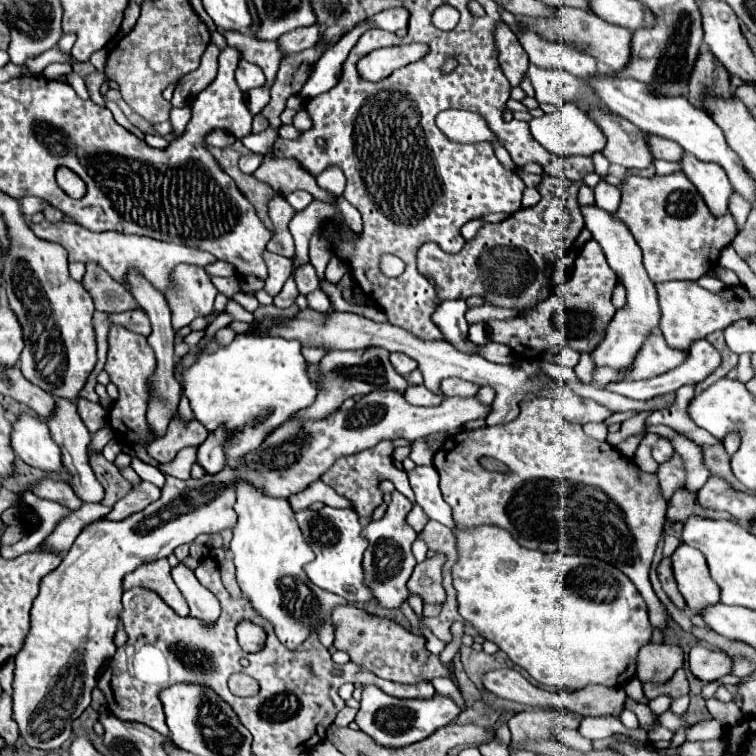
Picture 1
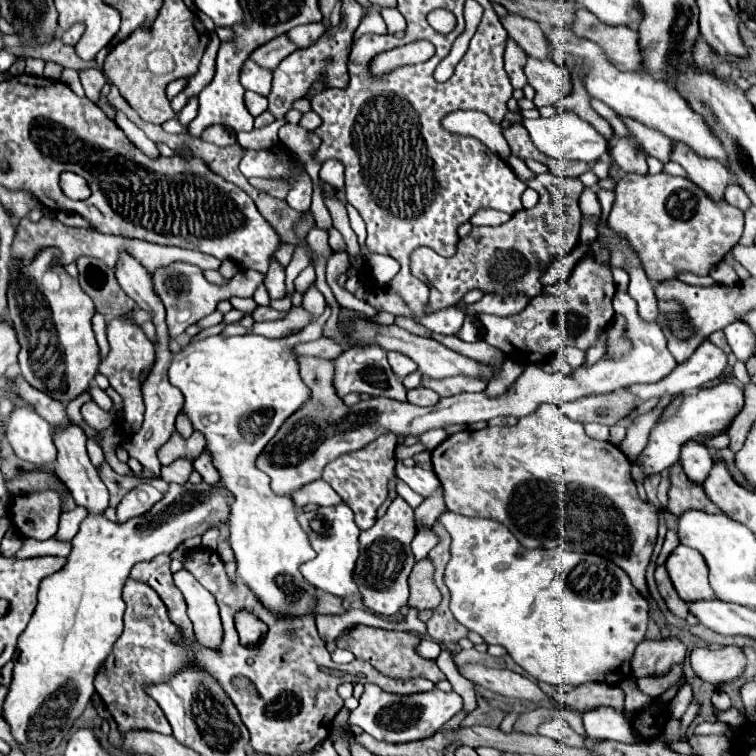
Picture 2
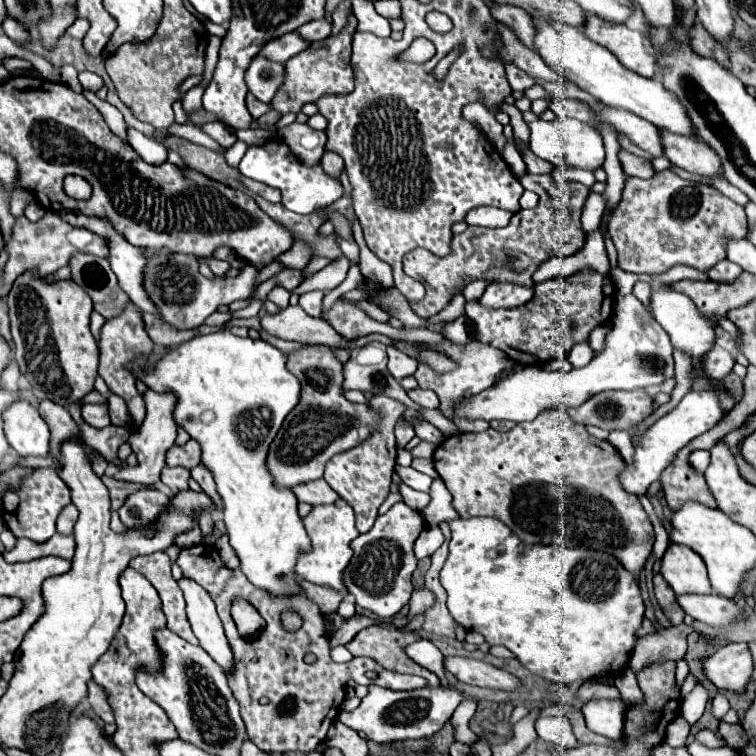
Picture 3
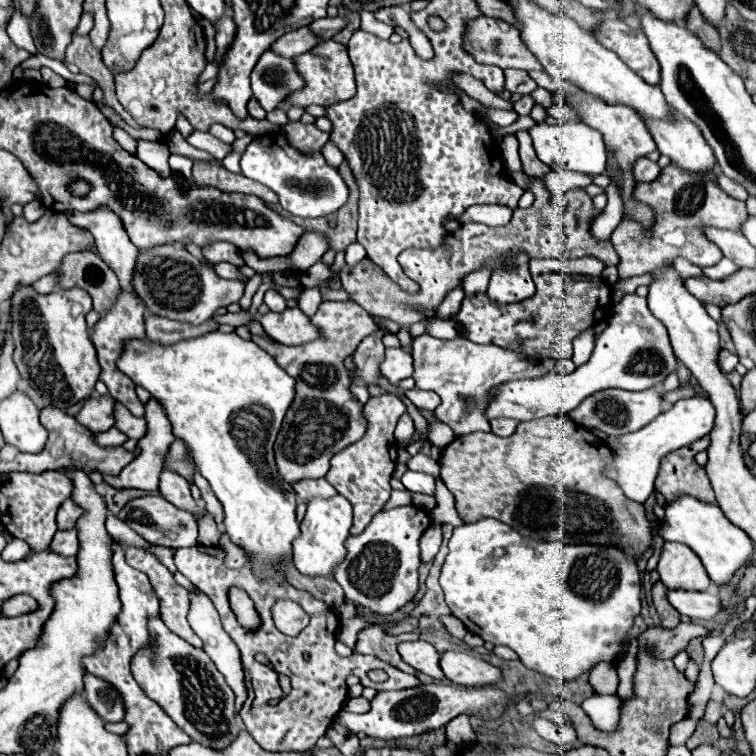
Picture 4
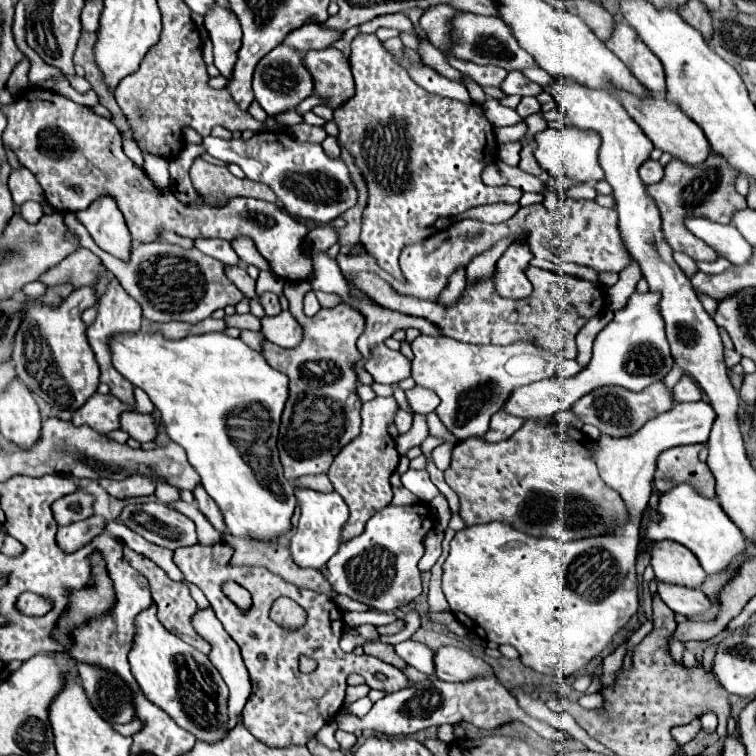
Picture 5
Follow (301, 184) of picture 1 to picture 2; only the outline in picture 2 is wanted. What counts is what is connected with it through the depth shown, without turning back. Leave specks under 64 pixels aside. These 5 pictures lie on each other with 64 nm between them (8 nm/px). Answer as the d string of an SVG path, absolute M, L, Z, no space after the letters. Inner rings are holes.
M250 178L250 184L260 190L260 192L266 192L278 200L284 200L288 190L290 190L290 184L286 184L284 180L264 180L264 178Z

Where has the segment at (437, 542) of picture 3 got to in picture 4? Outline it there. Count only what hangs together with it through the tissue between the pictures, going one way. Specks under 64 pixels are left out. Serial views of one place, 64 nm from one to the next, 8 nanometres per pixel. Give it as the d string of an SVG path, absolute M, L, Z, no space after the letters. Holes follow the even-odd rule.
M431 525L420 538L422 548L422 562L432 562L438 554L443 541L443 533L440 525Z

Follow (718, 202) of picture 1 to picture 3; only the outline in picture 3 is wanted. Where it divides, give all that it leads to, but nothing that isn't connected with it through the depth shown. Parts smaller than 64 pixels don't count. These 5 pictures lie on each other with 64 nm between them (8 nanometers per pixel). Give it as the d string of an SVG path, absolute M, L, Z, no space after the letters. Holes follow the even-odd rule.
M660 130L660 138L662 138L664 156L668 156L672 166L684 168L704 178L722 174L720 158L694 132L682 136L682 134L672 134L668 130Z

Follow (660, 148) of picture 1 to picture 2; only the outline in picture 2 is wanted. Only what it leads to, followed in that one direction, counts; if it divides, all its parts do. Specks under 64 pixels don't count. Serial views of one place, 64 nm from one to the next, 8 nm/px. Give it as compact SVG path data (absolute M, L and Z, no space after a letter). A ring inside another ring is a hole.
M620 116L620 120L626 124L630 134L638 140L638 144L642 146L648 156L653 156L664 163L670 161L672 140L668 140L662 132L648 128L644 124L636 126L636 120L632 120L628 116Z

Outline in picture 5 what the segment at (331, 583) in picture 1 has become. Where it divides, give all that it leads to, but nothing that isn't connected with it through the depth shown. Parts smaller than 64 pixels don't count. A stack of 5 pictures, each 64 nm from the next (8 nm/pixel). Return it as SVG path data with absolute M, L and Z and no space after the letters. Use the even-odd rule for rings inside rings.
M296 488L294 496L300 504L300 526L294 528L290 536L290 554L294 562L302 568L322 568L336 554L340 546L340 528L348 520L348 506L336 492L316 492L310 488Z

